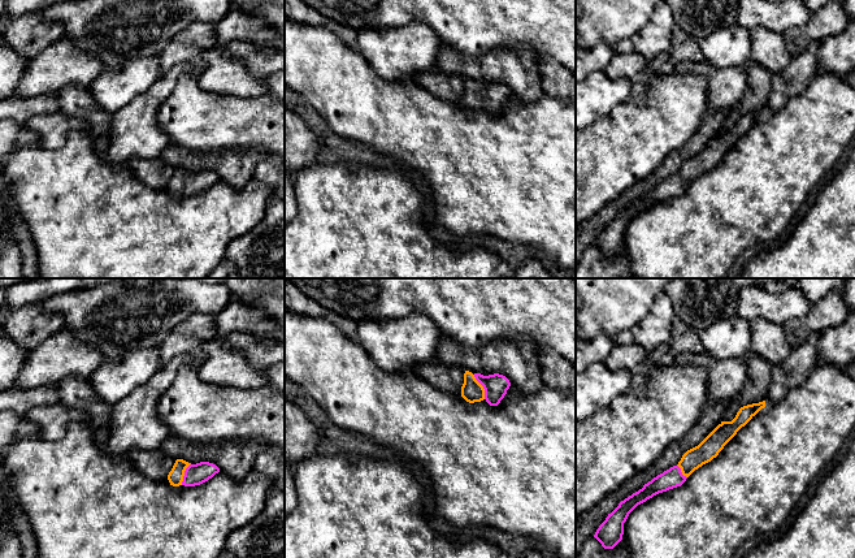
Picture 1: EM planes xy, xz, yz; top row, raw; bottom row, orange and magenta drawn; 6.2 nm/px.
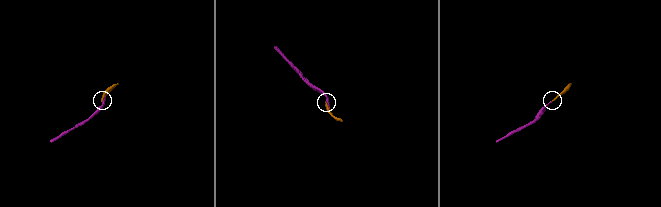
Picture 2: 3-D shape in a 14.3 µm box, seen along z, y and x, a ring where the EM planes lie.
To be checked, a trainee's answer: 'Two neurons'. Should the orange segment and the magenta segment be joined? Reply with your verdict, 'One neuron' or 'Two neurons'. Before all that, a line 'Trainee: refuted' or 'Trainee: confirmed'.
Trainee: refuted
One neuron

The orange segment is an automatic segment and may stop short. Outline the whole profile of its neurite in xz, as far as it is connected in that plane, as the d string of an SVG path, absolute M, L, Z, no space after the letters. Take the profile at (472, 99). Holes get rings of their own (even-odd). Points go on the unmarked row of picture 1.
M465 79L464 92L461 95L461 105L469 111L486 109L490 114L498 114L507 103L511 91L499 82L483 85L481 82L472 82Z

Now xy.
M177 168L168 183L168 189L173 195L195 195L208 190L218 181L220 177L209 170L191 173L183 168Z

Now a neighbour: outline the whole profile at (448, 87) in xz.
M438 68L417 73L413 79L424 90L433 95L461 104L461 95L464 92L464 79L459 75L444 75Z

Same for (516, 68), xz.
M440 44L438 69L444 75L459 75L464 81L483 85L499 82L525 103L544 95L535 53L529 48L498 48L481 59L463 57L451 47Z

